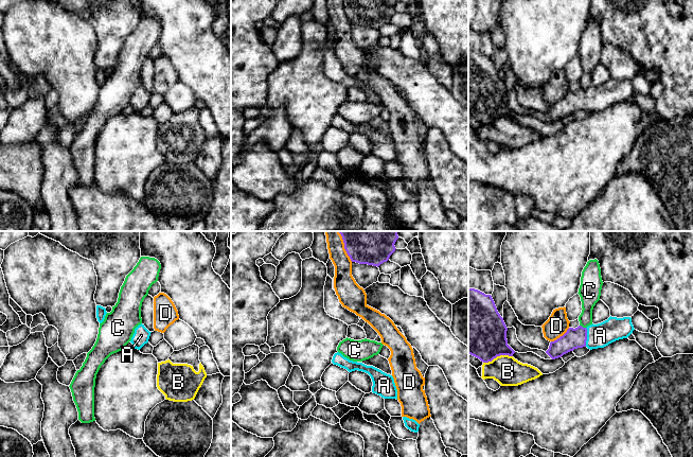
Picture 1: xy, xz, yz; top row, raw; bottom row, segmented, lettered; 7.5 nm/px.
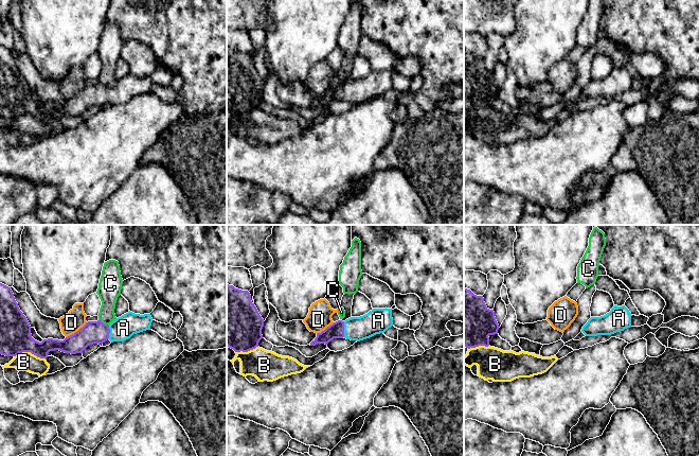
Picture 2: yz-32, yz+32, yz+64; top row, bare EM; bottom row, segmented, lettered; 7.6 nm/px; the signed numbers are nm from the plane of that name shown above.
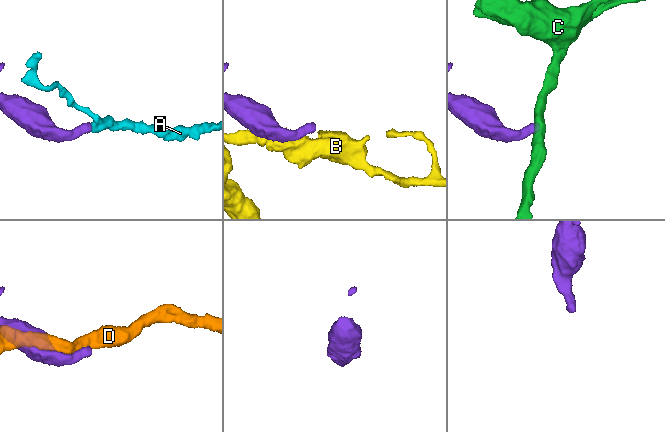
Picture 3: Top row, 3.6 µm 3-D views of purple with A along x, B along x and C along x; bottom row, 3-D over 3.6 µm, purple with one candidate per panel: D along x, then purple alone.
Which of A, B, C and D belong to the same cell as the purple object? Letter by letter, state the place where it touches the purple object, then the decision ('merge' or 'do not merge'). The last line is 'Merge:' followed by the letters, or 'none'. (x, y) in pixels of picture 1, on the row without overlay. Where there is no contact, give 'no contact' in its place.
A: yz (586, 100) | merge
B: yz (497, 118) | do not merge
C: yz (582, 89) | do not merge
D: xz (344, 11) | do not merge
Merge: A

